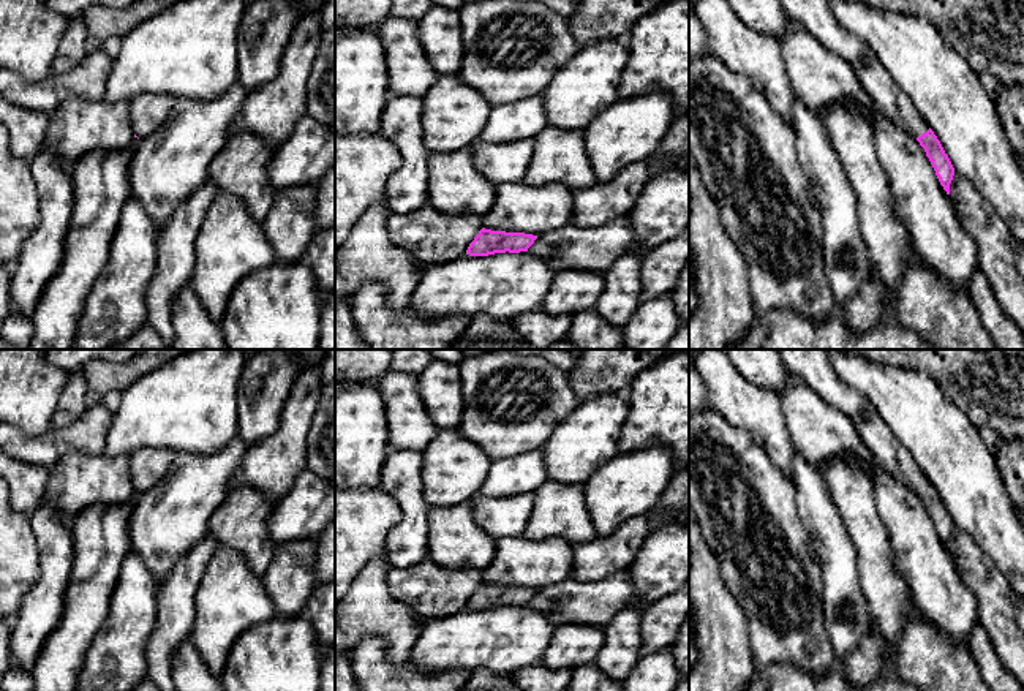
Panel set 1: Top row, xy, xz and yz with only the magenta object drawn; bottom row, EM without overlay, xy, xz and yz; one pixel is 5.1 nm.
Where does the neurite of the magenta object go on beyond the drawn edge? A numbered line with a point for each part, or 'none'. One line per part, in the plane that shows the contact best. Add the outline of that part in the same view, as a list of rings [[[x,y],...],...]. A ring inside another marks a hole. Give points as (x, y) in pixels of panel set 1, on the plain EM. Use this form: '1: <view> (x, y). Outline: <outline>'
1: yz (888, 453). Outline: [[[868,405],[868,417],[853,421],[856,432],[880,466],[913,492],[929,484],[910,452],[896,440],[882,417]]]

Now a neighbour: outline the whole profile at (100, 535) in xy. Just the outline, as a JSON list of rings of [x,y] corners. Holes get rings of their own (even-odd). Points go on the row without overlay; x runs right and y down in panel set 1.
[[[137,492],[117,509],[93,506],[71,527],[73,569],[63,617],[38,656],[33,691],[74,691],[84,656],[109,615],[111,598],[131,552],[128,515]]]

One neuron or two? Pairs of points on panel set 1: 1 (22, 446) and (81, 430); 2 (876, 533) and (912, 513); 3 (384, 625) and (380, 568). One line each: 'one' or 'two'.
1: one
2: two
3: one

